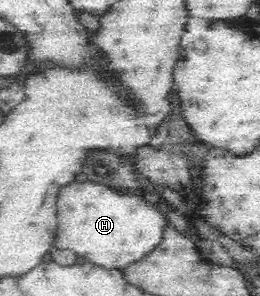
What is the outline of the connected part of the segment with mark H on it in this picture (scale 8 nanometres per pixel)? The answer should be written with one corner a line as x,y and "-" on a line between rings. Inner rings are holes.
71,182
63,186
57,202
59,226
55,237
57,249
68,249
88,263
105,270
123,270
147,252
164,236
167,217
149,203
143,194
107,188
95,182

